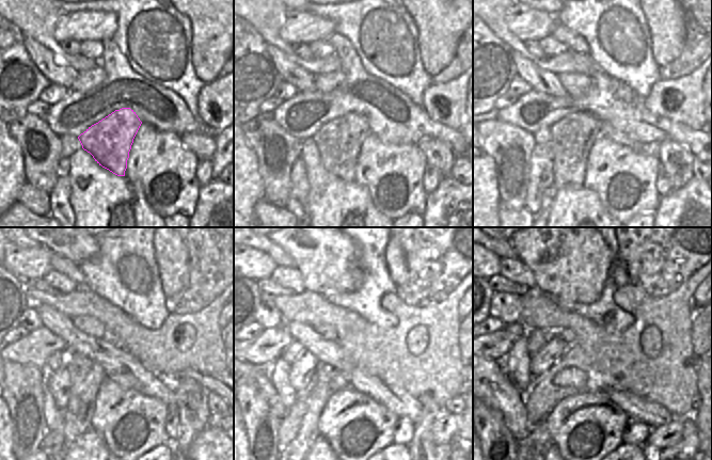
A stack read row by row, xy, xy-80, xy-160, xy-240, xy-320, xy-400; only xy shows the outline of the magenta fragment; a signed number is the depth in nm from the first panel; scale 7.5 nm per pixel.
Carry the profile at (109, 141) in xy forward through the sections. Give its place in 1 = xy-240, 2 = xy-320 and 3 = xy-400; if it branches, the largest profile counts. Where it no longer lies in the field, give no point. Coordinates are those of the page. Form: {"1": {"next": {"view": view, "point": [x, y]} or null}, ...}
{"1": {"next": {"view": "xy-240", "point": [86, 376]}}, "2": {"next": {"view": "xy-320", "point": [309, 431]}}, "3": {"next": {"view": "xy-400", "point": [538, 442]}}}

